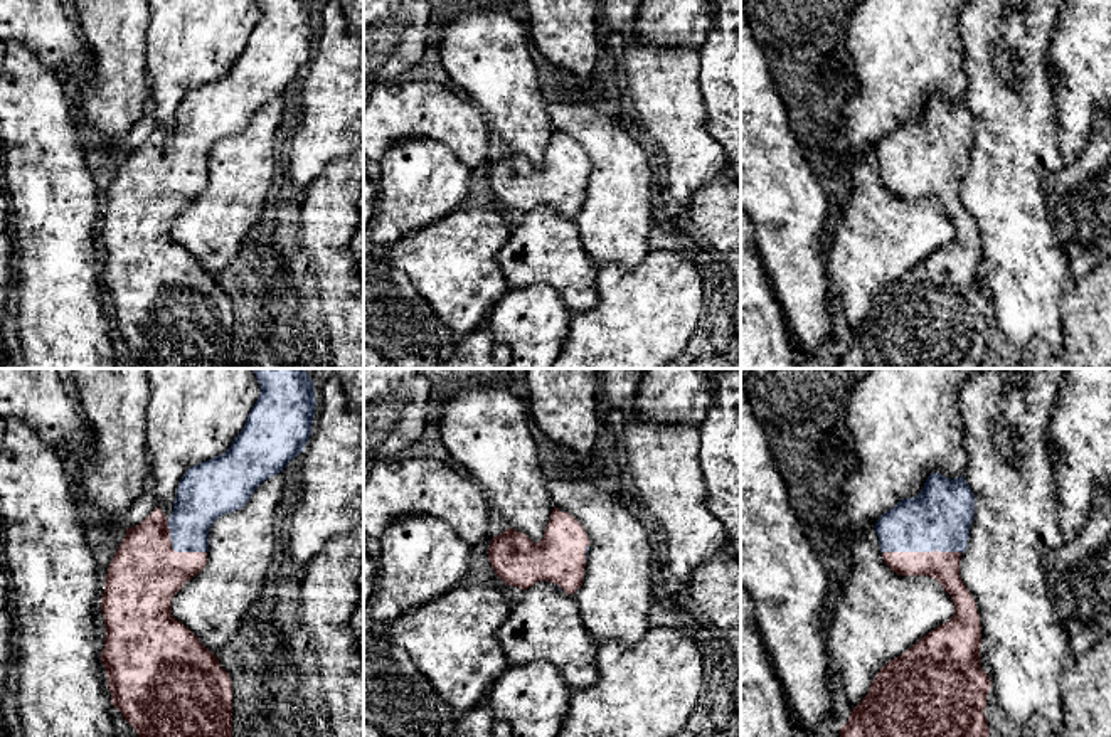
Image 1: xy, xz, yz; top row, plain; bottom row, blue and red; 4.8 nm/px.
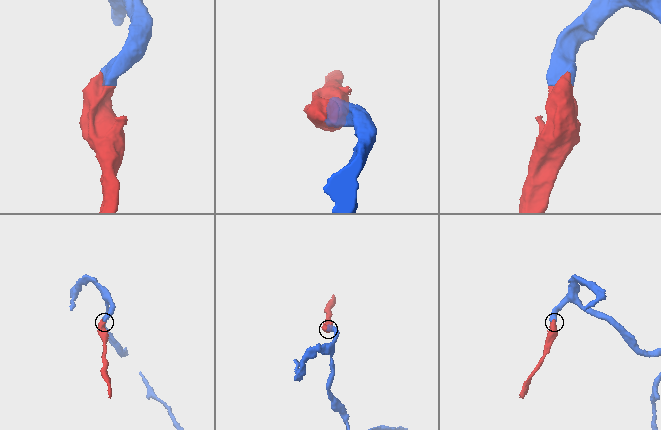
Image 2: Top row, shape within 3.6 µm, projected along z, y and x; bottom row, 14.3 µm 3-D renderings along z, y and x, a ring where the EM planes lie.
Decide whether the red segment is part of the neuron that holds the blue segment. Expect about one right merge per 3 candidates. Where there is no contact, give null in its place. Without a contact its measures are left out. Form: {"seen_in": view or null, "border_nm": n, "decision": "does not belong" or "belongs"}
{"seen_in": "yz", "border_nm": 380, "decision": "belongs"}

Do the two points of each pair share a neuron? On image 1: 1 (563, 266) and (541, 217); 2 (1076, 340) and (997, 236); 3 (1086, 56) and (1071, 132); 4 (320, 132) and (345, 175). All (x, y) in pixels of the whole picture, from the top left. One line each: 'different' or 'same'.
1: same
2: different
3: same
4: different

